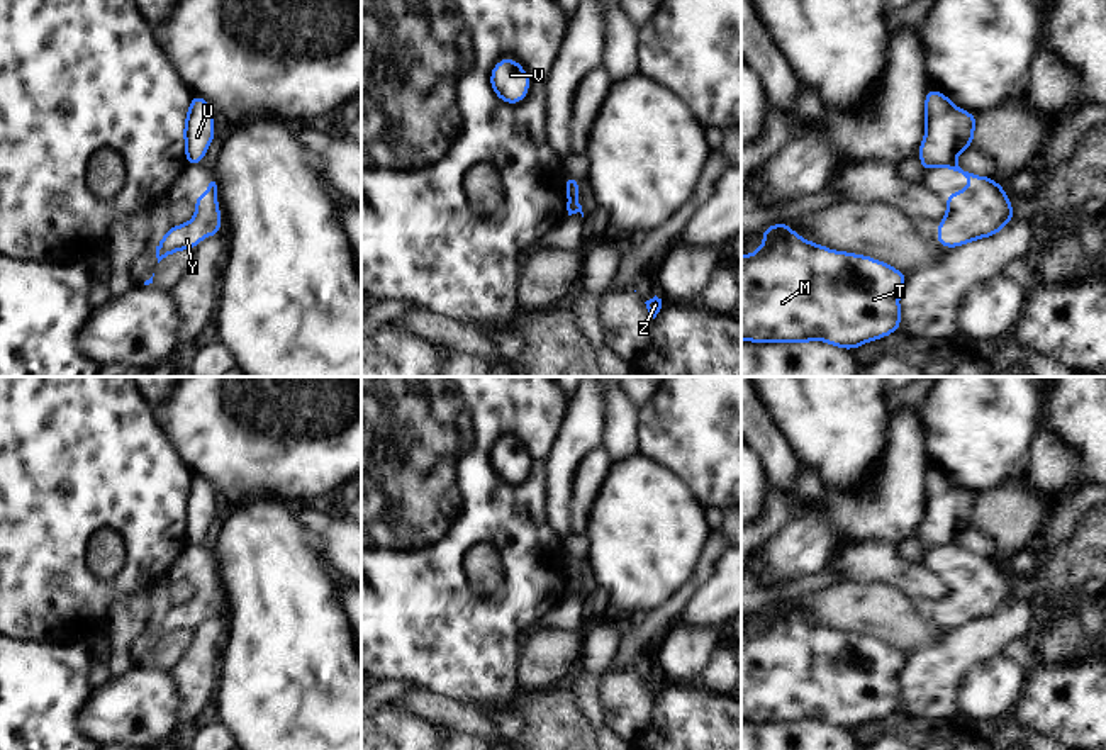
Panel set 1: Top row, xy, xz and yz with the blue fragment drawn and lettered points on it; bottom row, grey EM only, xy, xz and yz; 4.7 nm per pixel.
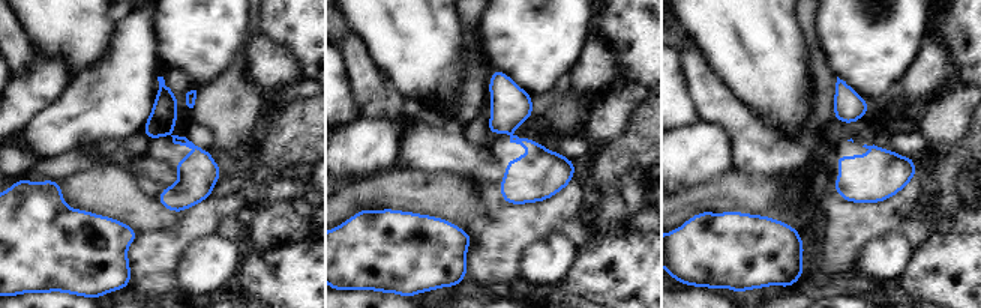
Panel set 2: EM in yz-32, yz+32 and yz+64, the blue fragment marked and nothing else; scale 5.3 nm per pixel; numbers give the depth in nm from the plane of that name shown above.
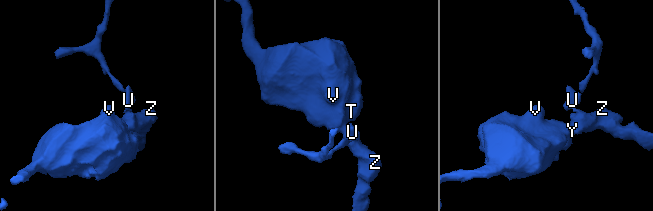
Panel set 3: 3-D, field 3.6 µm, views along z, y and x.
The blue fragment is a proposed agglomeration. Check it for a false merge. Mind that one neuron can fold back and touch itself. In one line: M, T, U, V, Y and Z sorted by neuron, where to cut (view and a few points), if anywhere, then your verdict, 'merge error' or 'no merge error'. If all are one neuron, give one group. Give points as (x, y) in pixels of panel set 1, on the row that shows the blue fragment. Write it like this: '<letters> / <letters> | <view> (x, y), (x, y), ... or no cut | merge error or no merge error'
M T V Y Z / U | yz (952, 160), (944, 165) | merge error

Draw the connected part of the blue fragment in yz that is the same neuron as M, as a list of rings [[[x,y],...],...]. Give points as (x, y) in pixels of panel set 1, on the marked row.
[[[787,222],[762,229],[762,246],[741,255],[741,341],[813,343],[816,339],[841,350],[855,350],[901,329],[899,295],[908,277],[889,263],[867,255],[835,251],[801,238]]]

